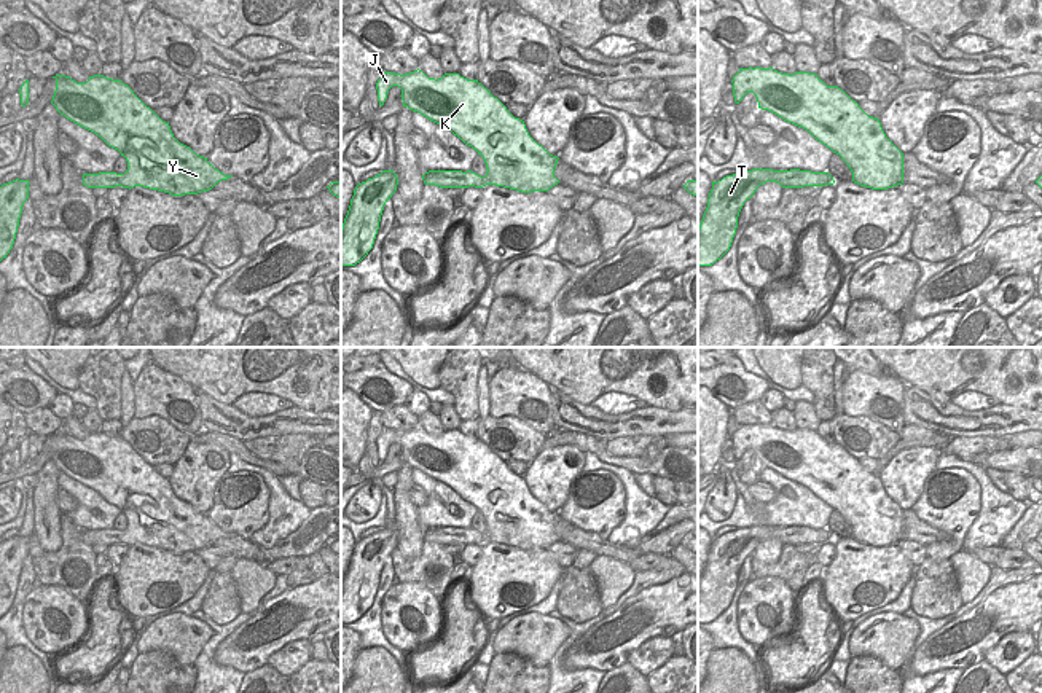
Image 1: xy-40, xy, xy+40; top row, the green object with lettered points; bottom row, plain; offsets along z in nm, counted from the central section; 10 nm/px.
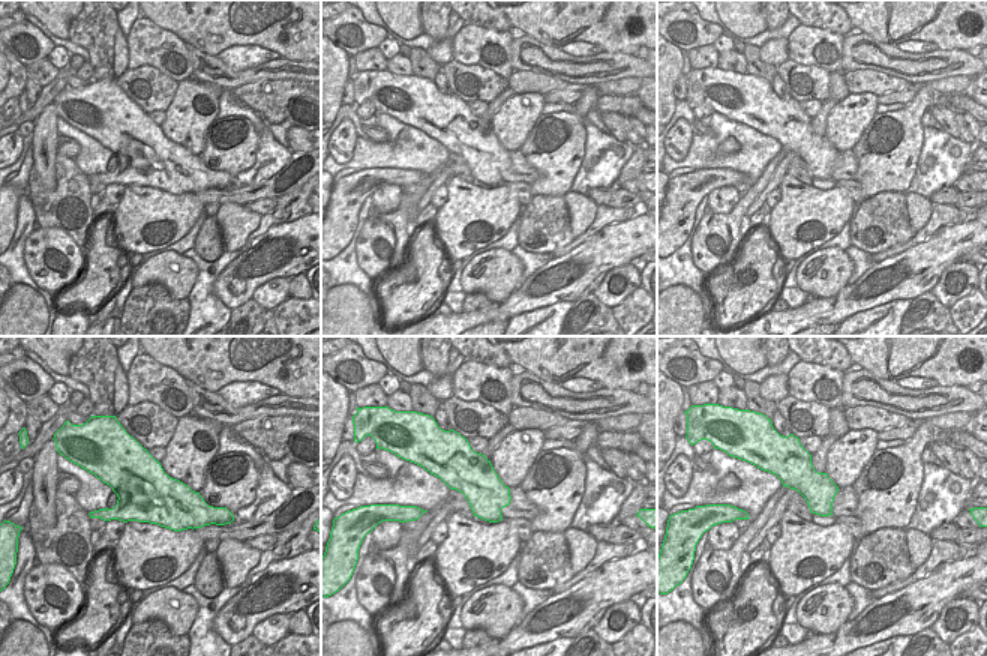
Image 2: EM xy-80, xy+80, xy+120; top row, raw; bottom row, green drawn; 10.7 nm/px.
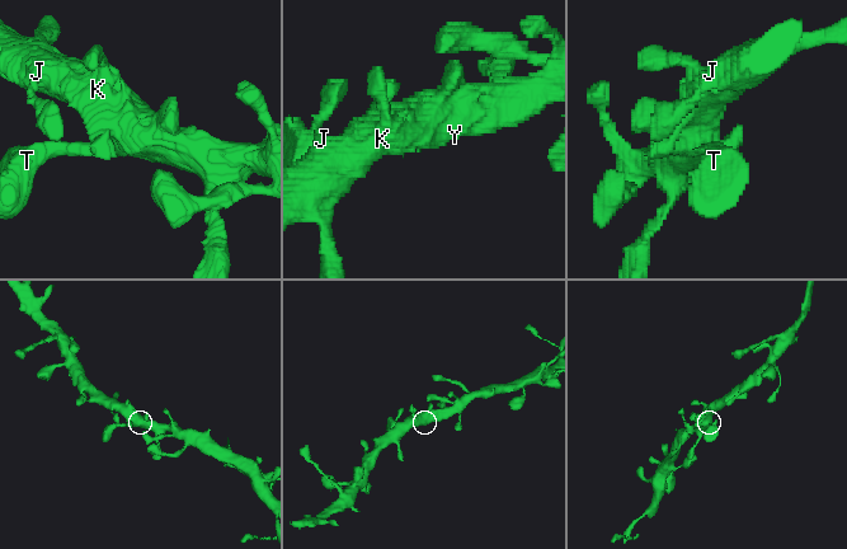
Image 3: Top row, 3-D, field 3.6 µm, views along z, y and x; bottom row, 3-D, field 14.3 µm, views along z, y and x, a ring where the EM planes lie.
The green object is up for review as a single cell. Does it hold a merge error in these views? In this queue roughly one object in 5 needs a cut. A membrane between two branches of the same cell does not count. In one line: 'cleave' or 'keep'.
keep

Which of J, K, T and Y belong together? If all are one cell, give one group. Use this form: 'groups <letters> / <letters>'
groups J K T Y

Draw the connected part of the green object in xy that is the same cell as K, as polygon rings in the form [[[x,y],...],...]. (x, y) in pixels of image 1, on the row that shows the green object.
[[[422,70],[411,73],[384,72],[376,83],[378,100],[382,107],[392,86],[402,89],[403,107],[421,113],[427,119],[445,126],[465,145],[472,147],[486,162],[486,175],[472,170],[429,170],[422,175],[425,185],[440,188],[483,188],[486,185],[503,186],[521,193],[548,191],[559,180],[554,177],[558,156],[550,155],[527,132],[523,119],[515,118],[507,107],[491,94],[478,80],[467,80],[459,73],[445,73],[441,78],[429,78]]]

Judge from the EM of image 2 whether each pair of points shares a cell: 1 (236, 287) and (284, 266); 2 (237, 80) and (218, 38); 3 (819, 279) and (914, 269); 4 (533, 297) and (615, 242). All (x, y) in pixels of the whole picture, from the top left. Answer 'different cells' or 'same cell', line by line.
1: same cell
2: different cells
3: different cells
4: same cell

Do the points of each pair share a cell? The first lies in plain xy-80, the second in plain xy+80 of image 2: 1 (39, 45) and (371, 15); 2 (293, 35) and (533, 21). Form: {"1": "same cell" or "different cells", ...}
{"1": "different cells", "2": "same cell"}

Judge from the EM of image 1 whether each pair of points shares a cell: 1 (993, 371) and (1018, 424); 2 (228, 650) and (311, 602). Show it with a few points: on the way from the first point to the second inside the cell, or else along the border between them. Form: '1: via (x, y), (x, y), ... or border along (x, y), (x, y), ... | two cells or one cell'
1: border along (999, 402), (1025, 408) | two cells
2: via (252, 650), (279, 641), (301, 623) | one cell

